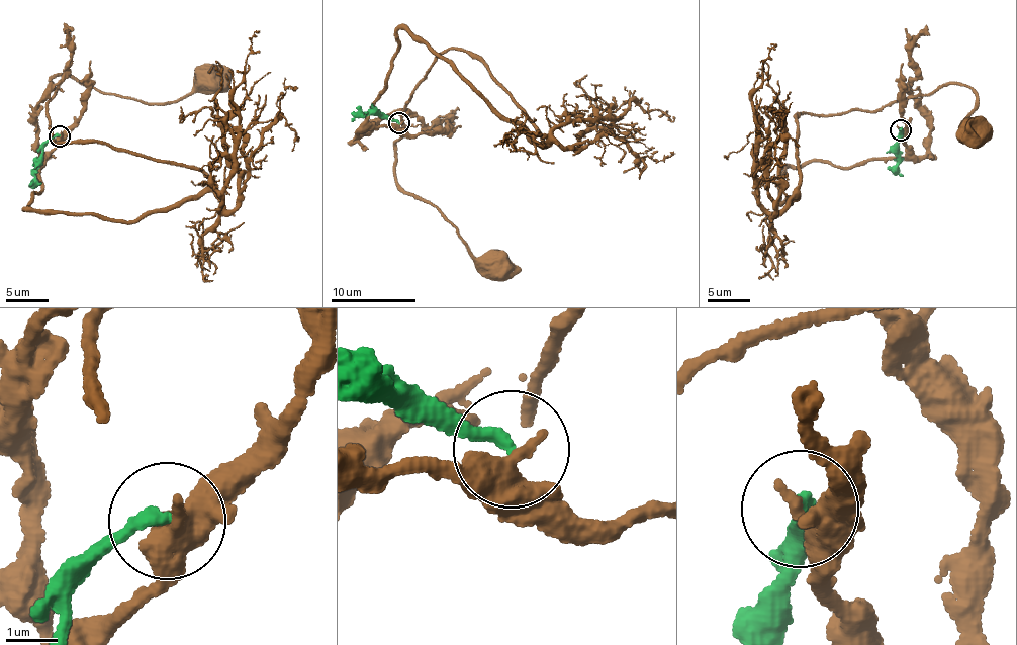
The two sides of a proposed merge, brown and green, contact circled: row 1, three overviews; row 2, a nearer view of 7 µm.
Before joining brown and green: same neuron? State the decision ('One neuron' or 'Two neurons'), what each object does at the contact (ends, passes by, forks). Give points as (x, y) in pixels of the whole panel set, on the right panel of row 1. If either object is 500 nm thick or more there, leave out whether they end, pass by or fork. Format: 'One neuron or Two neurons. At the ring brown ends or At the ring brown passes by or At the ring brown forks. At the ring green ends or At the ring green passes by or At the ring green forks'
Two neurons. At the ring brown passes by. At the ring green ends

